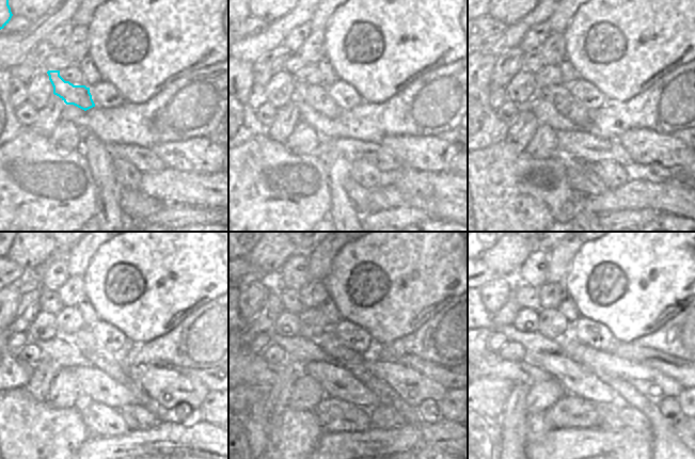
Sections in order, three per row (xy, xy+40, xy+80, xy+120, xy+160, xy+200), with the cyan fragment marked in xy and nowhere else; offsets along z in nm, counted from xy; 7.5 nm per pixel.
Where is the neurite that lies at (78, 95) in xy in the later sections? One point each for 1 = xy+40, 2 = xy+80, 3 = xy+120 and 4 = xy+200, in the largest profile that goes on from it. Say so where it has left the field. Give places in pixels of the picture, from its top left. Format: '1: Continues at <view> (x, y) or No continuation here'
1: Continues at xy+40 (317, 96)
2: Continues at xy+80 (559, 96)
3: Continues at xy+120 (109, 362)
4: Continues at xy+200 (666, 448).

